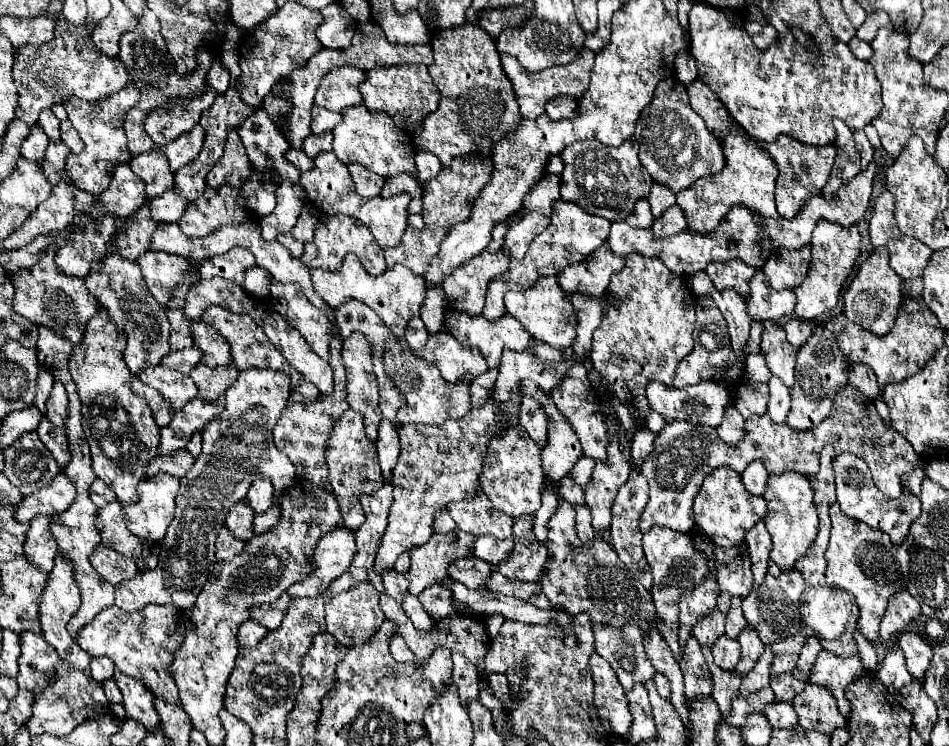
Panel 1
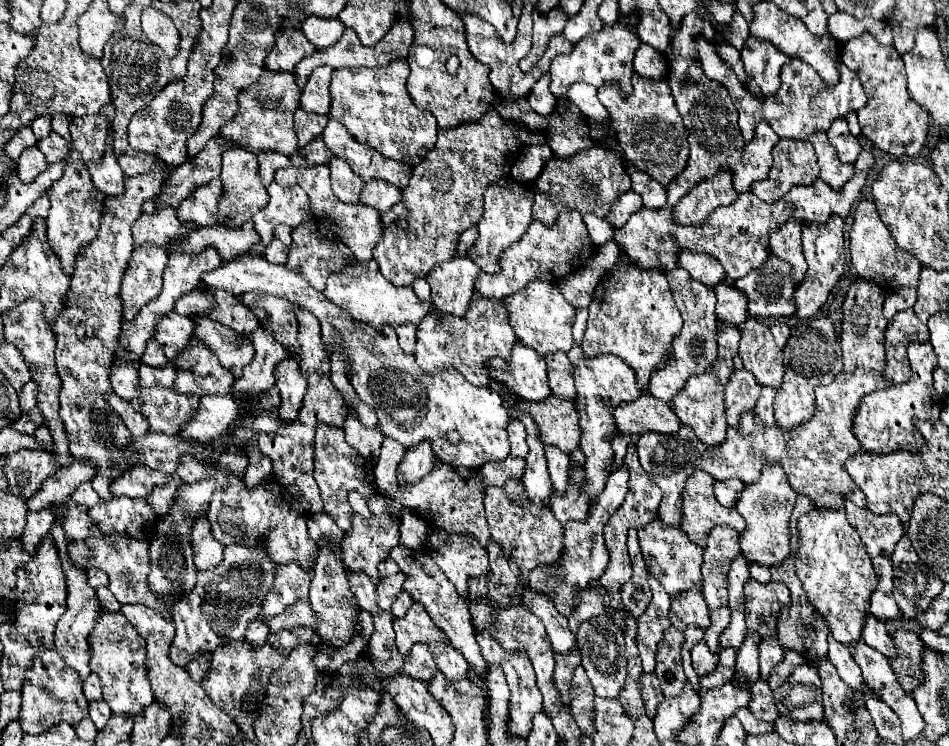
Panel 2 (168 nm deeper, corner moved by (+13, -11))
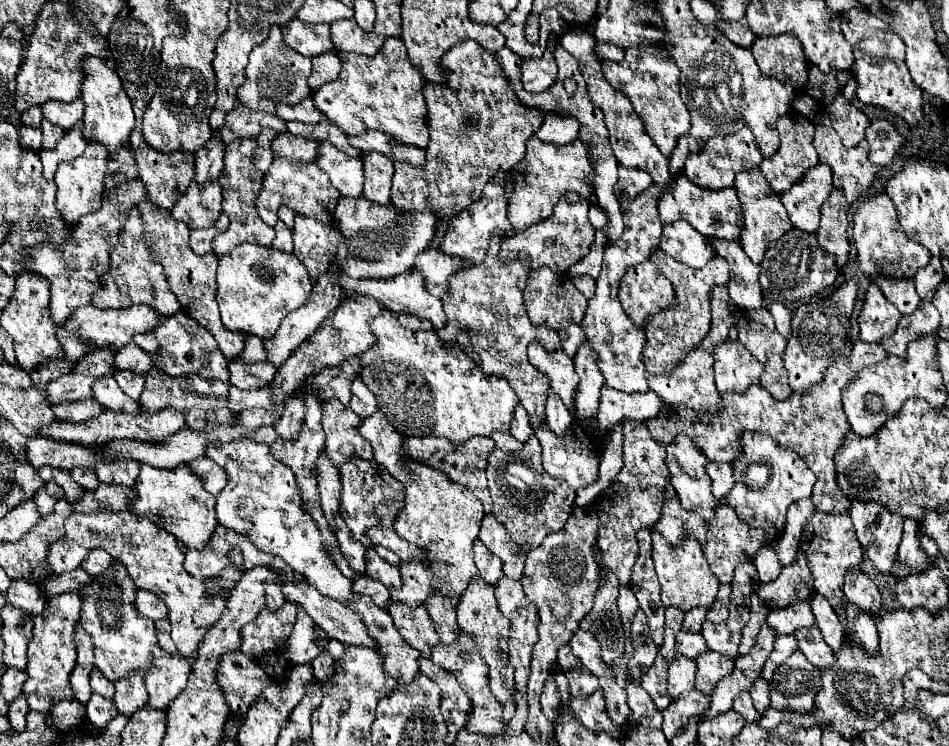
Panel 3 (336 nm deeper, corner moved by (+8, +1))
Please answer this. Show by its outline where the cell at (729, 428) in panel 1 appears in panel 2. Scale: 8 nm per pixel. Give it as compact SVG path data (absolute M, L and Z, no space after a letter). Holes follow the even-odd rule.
M721 326L719 328L719 356L717 356L717 366L709 368L705 374L693 376L687 380L685 390L681 390L669 404L673 408L673 412L679 416L679 420L685 426L691 426L693 432L699 436L699 440L703 444L709 446L717 446L725 440L725 432L727 432L727 420L725 420L725 412L723 412L723 388L725 388L725 380L729 380L729 372L735 370L733 366L733 356L737 354L739 348L739 330L735 326Z

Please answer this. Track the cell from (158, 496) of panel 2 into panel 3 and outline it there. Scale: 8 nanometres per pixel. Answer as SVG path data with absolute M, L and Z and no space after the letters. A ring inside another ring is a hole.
M140 464L140 474L134 488L138 492L138 498L130 502L130 508L136 514L150 518L158 528L174 534L176 540L182 540L188 548L202 550L206 546L218 524L214 512L216 498L202 488L198 476L194 476L194 472L186 464L180 464L172 470Z

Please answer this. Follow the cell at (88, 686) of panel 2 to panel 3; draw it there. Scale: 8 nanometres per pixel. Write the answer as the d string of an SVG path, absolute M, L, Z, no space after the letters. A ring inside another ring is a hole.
M98 668L92 670L90 684L92 684L92 692L96 692L100 696L106 696L108 700L114 698L114 684L110 684L110 680L106 680Z

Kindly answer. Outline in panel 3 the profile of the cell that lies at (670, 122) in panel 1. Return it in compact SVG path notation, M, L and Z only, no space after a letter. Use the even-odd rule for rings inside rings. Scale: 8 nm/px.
M634 46L624 52L624 60L602 60L602 72L606 80L624 96L630 98L636 114L644 120L646 134L654 140L664 156L670 156L676 148L678 136L690 130L690 114L680 100L678 90L678 66L662 46Z

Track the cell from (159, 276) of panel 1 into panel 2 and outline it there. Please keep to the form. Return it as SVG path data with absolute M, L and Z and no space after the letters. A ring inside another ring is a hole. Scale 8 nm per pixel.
M141 246L133 250L123 280L121 280L121 302L123 320L133 316L151 300L155 300L163 286L163 270L167 264L167 252L159 246Z

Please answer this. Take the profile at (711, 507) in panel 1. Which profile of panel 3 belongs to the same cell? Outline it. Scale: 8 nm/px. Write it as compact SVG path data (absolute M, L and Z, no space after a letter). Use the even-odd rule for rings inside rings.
M680 434L676 436L674 442L670 442L668 446L668 454L666 454L666 466L670 470L670 484L672 488L676 490L682 506L686 510L694 510L698 512L706 522L710 522L714 518L714 508L720 506L720 504L726 504L726 500L718 500L712 496L710 492L710 476L706 474L706 462L708 458L692 444L692 440L686 436L686 434Z

